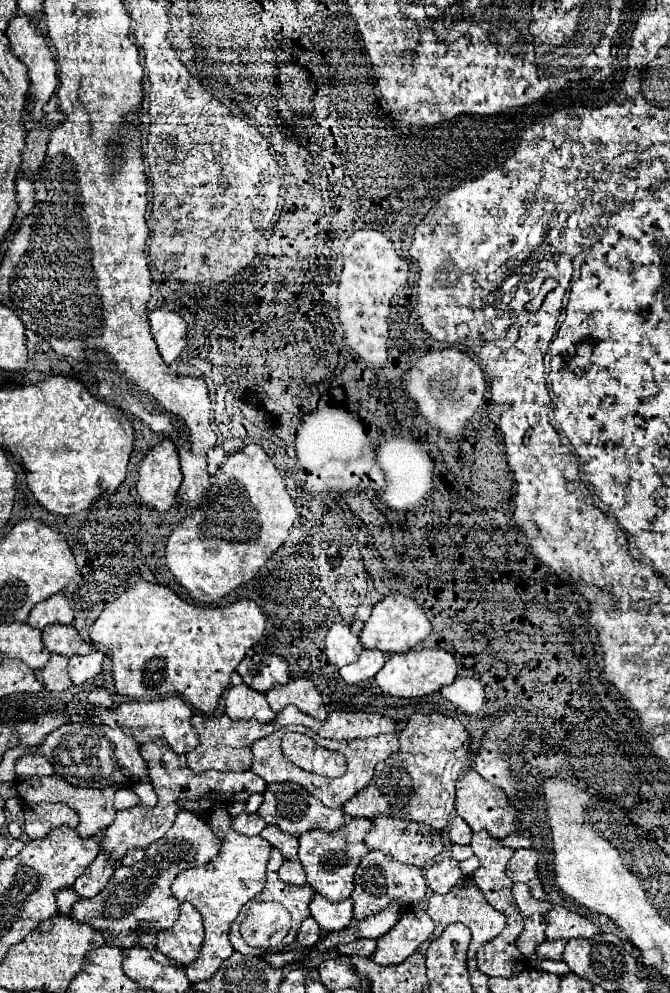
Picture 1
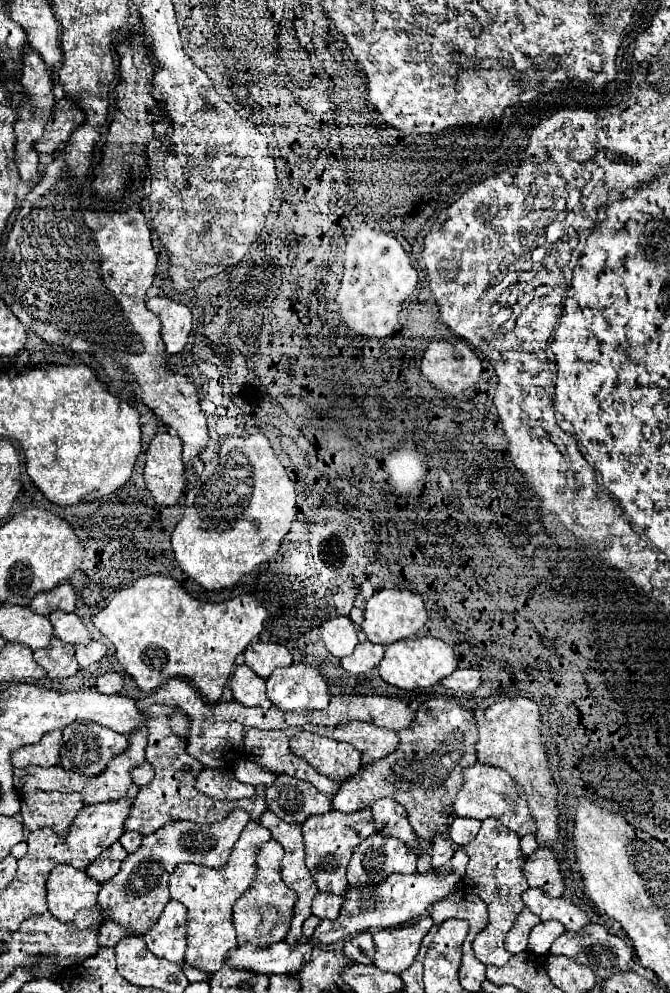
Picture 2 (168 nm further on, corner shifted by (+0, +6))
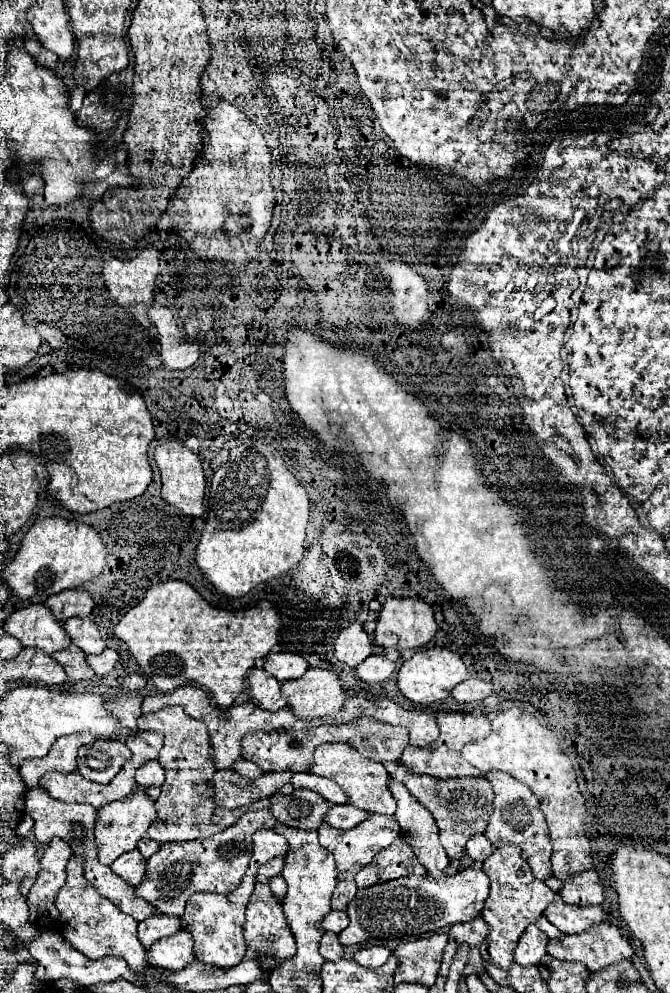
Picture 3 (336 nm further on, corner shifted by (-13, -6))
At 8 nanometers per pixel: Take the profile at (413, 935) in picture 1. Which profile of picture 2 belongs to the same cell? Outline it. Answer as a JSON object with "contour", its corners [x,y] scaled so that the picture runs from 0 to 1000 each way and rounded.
{"contour":[[[628,922],[610,933],[572,935],[557,941],[560,967],[557,971],[575,979],[599,979],[613,973],[613,967],[625,959],[631,943],[643,937],[646,924]]]}

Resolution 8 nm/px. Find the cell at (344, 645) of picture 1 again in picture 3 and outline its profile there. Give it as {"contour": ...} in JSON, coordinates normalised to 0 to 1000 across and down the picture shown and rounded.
{"contour":[[[525,626],[501,640],[501,665],[522,673],[531,673],[555,659],[555,645],[540,630],[543,628]]]}

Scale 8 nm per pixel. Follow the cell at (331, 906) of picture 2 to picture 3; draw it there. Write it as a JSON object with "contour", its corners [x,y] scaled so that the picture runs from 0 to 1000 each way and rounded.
{"contour":[[[496,916],[484,926],[481,926],[481,935],[487,939],[499,939],[499,941],[507,941],[516,933],[519,933],[519,920],[516,918],[501,918]]]}

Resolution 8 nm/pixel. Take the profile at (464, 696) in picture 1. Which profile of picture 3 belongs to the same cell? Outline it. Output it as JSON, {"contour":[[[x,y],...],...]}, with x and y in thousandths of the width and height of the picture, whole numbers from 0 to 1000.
{"contour":[[[701,683],[687,687],[684,691],[678,691],[675,701],[684,707],[710,707],[710,705],[722,705],[734,699],[734,689],[722,687],[716,683]]]}

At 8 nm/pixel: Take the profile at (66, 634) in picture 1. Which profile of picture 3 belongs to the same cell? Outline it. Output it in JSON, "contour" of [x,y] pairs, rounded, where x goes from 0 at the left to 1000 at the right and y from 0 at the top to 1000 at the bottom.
{"contour":[[[104,622],[96,628],[96,632],[107,647],[128,659],[149,659],[158,653],[158,647],[152,645],[146,630],[134,622]]]}

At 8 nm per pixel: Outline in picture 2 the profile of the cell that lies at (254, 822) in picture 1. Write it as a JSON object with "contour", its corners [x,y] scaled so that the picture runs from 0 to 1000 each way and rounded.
{"contour":[[[231,709],[231,711],[219,713],[219,719],[225,719],[225,723],[222,723],[222,731],[219,731],[222,743],[219,743],[216,761],[219,761],[219,767],[231,775],[231,783],[225,785],[225,790],[210,792],[207,800],[201,802],[201,808],[196,812],[196,820],[187,826],[187,838],[204,836],[213,842],[219,842],[219,840],[228,840],[240,832],[261,828],[261,826],[288,826],[288,828],[300,828],[300,830],[303,828],[318,830],[318,828],[333,826],[342,818],[348,818],[354,814],[372,818],[378,828],[390,826],[390,820],[399,816],[399,812],[396,812],[396,806],[387,802],[339,808],[339,806],[321,806],[321,804],[312,804],[312,802],[294,798],[291,785],[303,773],[291,763],[285,763],[279,759],[279,749],[255,737],[252,727],[249,727],[249,719],[255,719],[255,713]]]}

